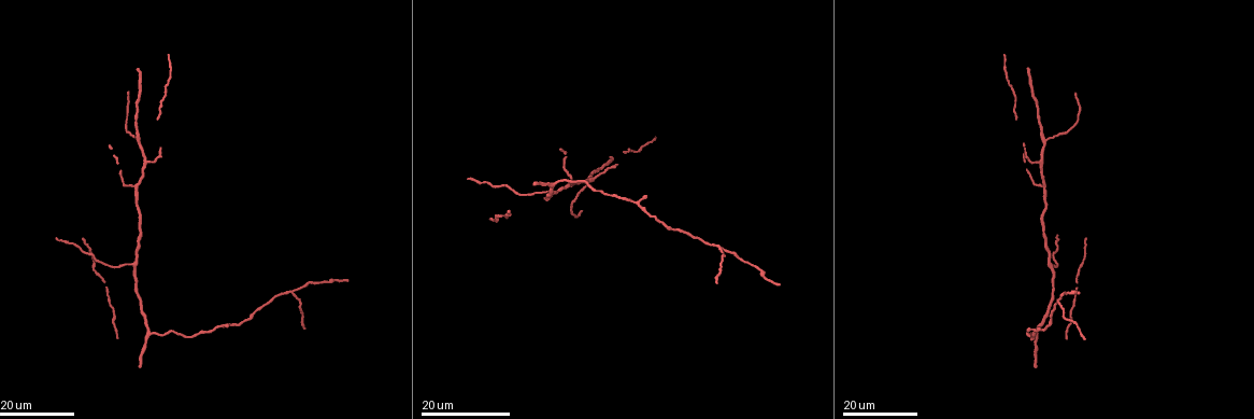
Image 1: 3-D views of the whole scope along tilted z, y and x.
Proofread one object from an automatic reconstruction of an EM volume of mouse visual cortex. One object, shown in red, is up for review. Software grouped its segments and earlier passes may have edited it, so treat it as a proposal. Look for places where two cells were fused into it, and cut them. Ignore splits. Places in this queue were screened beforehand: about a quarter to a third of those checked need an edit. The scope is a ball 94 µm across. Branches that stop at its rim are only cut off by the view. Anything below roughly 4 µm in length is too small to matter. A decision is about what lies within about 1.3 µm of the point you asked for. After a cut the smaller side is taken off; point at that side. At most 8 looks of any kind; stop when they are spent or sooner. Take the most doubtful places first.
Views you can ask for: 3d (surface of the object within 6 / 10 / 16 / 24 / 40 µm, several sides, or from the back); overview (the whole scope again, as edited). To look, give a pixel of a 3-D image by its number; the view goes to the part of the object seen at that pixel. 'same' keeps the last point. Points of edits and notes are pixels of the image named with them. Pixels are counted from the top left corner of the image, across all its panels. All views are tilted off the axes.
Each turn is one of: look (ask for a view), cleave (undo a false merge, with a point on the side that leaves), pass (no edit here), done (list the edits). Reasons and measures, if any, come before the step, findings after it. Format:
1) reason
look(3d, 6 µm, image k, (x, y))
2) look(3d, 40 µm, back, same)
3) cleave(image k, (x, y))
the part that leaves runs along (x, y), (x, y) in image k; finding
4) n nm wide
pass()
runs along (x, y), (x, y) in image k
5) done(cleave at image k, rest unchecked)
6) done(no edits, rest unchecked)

arms part here
look(3d, 24 µm, image 1, (717, 245))

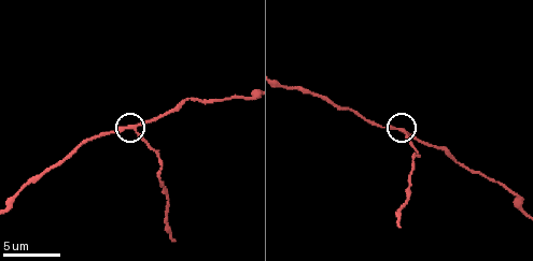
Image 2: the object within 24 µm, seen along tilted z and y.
look(3d, 6 µm, image 2, (133, 129))

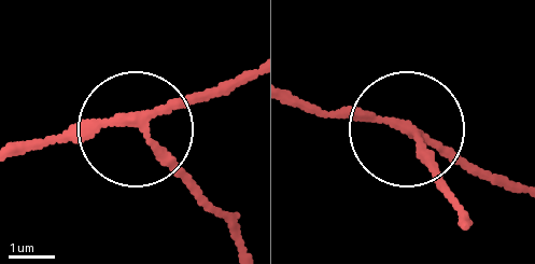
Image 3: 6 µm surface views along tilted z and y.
from behind
look(3d, 6 µm, back, image 3, (144, 118))

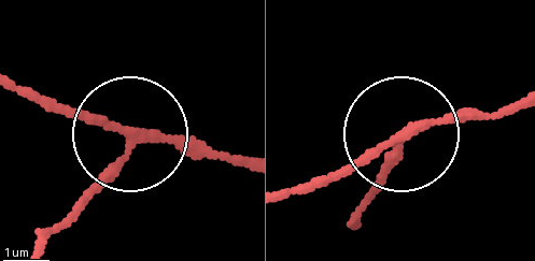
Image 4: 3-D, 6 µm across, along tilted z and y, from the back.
pass()
runs along (508, 105), (407, 132), (366, 194) in image 4; all the same cell

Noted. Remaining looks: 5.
small branch off a trunk
look(3d, 24 µm, image 1, (593, 179))

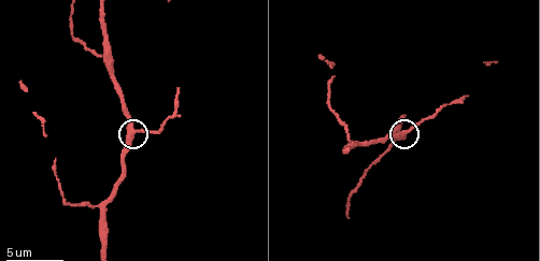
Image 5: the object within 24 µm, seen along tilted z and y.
look(3d, 10 µm, image 5, (408, 130))

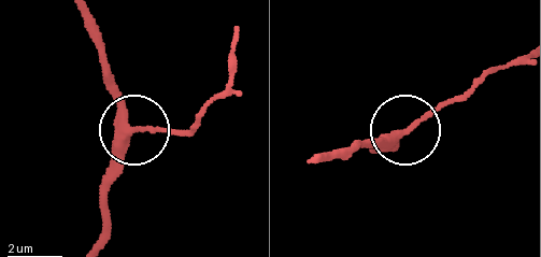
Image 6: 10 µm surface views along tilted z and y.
look(3d, 6 µm, image 6, (130, 128))

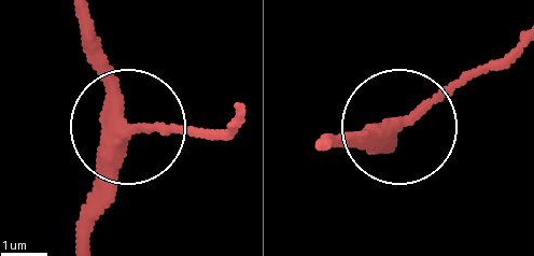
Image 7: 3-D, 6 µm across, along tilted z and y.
3 arms
pass()
runs along (318, 144), (404, 130), (491, 61) in image 7; all the same cell

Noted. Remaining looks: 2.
branch point
look(3d, 10 µm, image 5, (100, 206))

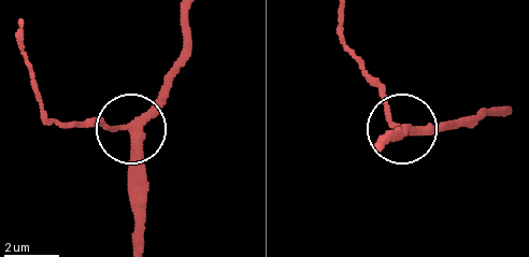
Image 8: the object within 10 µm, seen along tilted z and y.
240 nm wide
pass()
runs along (137, 246), (134, 136), (93, 124), (62, 125) in image 8; one cell here

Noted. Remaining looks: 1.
small branch off a trunk
look(3d, 6 µm, image 5, (111, 65))

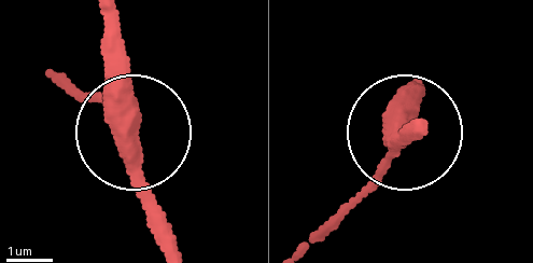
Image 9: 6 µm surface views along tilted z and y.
3 arms
pass()
runs along (173, 239), (138, 147), (58, 74) in image 9; continuous, no second cell

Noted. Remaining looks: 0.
done(no edits, rest unchecked)

